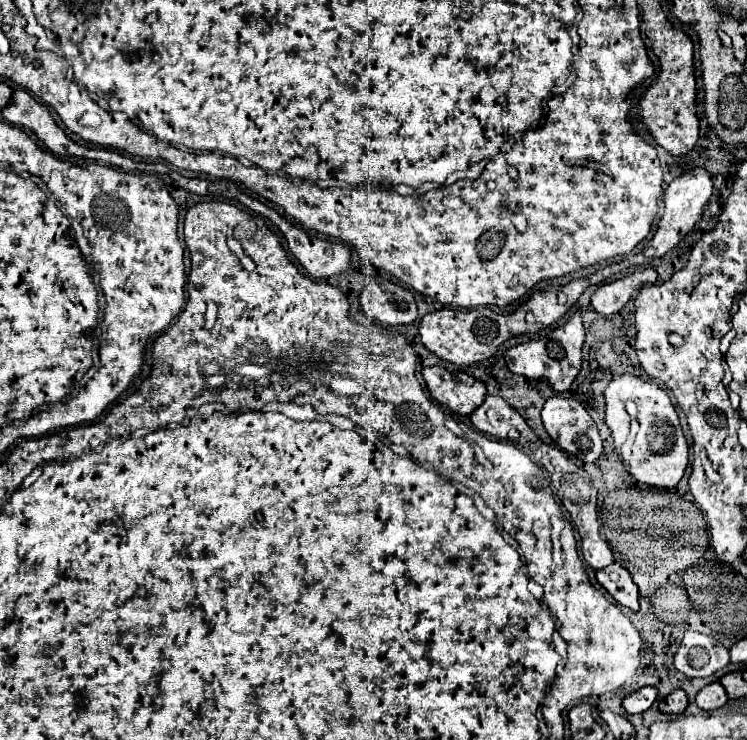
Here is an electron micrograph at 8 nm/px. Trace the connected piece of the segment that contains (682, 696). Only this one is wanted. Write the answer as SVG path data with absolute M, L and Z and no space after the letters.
M675 689L671 695L659 701L659 709L663 713L683 713L687 709L687 693L683 689Z

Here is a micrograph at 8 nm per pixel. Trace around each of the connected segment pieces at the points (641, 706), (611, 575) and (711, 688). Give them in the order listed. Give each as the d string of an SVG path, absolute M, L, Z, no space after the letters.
M641 687L639 691L635 691L623 699L623 709L627 713L643 713L653 705L655 699L657 699L655 687Z
M611 563L607 569L599 569L595 577L617 603L629 607L631 611L639 611L637 585L633 583L629 571L623 565Z
M719 681L711 683L711 685L705 685L699 693L697 693L697 705L705 711L713 711L713 709L719 709L727 703L727 693L723 689L723 685Z

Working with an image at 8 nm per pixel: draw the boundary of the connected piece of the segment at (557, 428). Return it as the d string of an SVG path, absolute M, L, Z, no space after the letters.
M553 395L551 399L545 401L545 405L541 409L541 419L543 419L543 425L545 425L547 433L549 433L549 437L563 451L575 455L577 459L595 461L603 453L603 445L601 445L601 437L599 437L597 425L595 425L591 415L587 413L587 409L579 401L567 399L567 397L561 397L561 395Z

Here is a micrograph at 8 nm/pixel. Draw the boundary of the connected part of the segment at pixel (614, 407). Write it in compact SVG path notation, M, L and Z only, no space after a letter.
M625 373L615 377L607 385L605 401L605 423L613 433L615 449L623 461L623 467L639 483L659 489L677 487L687 469L689 445L667 391L655 381L645 381L641 377Z

